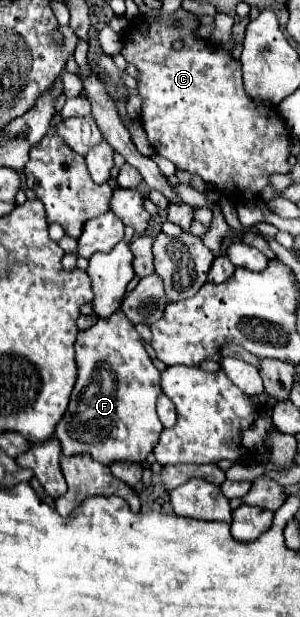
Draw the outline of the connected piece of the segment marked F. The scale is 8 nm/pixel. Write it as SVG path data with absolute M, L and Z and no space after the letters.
M116 312L106 320L98 318L92 328L80 330L76 338L76 366L78 380L72 390L68 410L56 426L56 438L62 444L62 454L90 454L96 462L102 464L144 462L146 456L154 450L160 432L164 430L156 414L156 400L162 394L160 370L148 358L140 334L122 312Z

